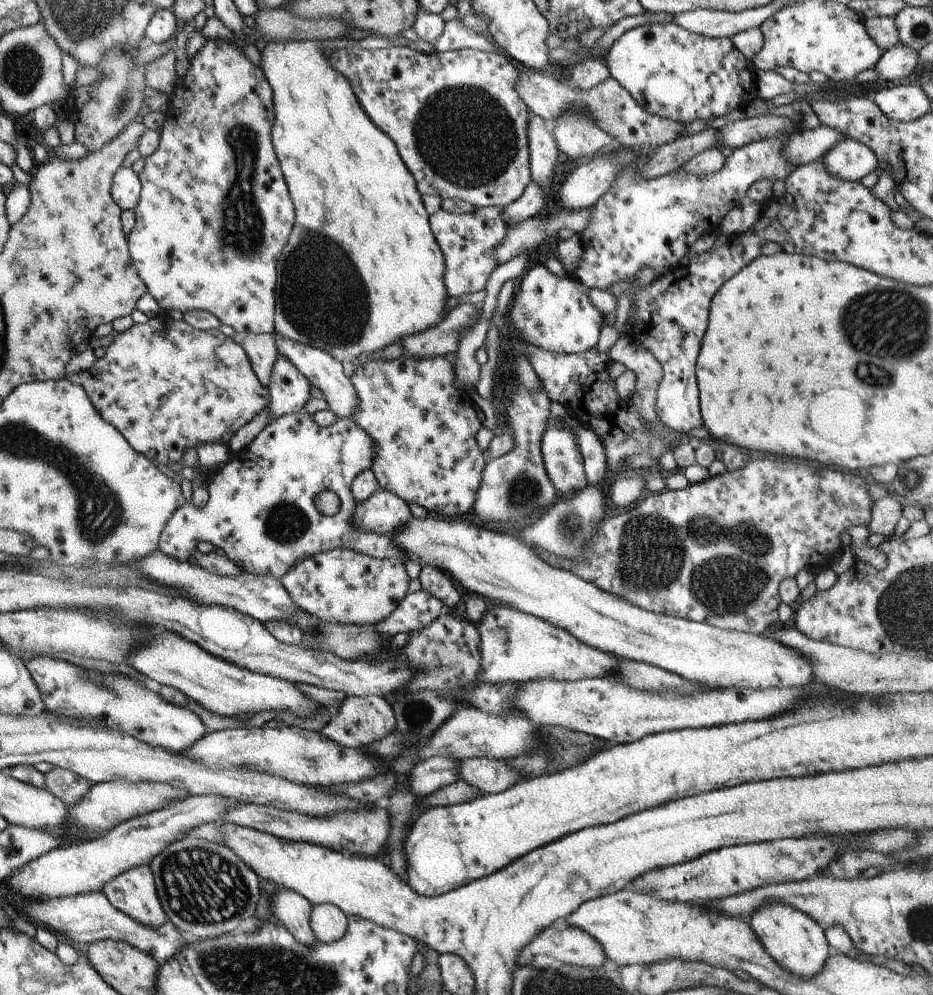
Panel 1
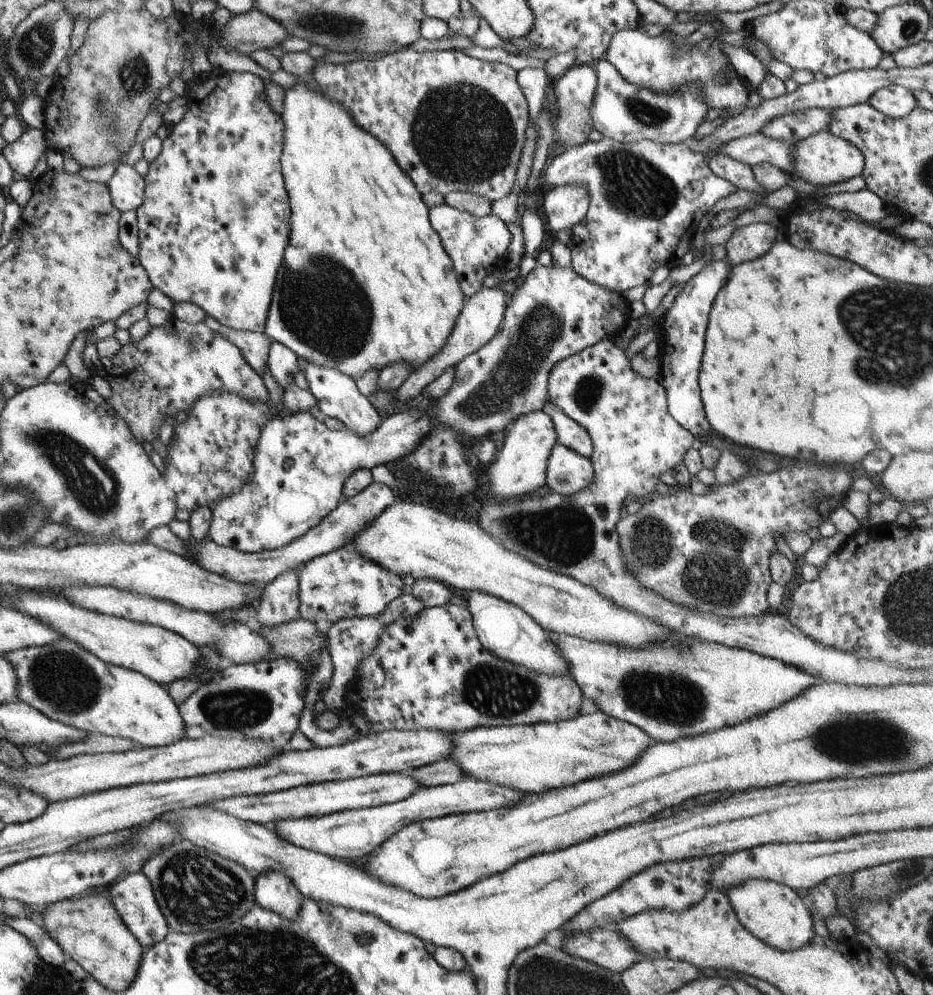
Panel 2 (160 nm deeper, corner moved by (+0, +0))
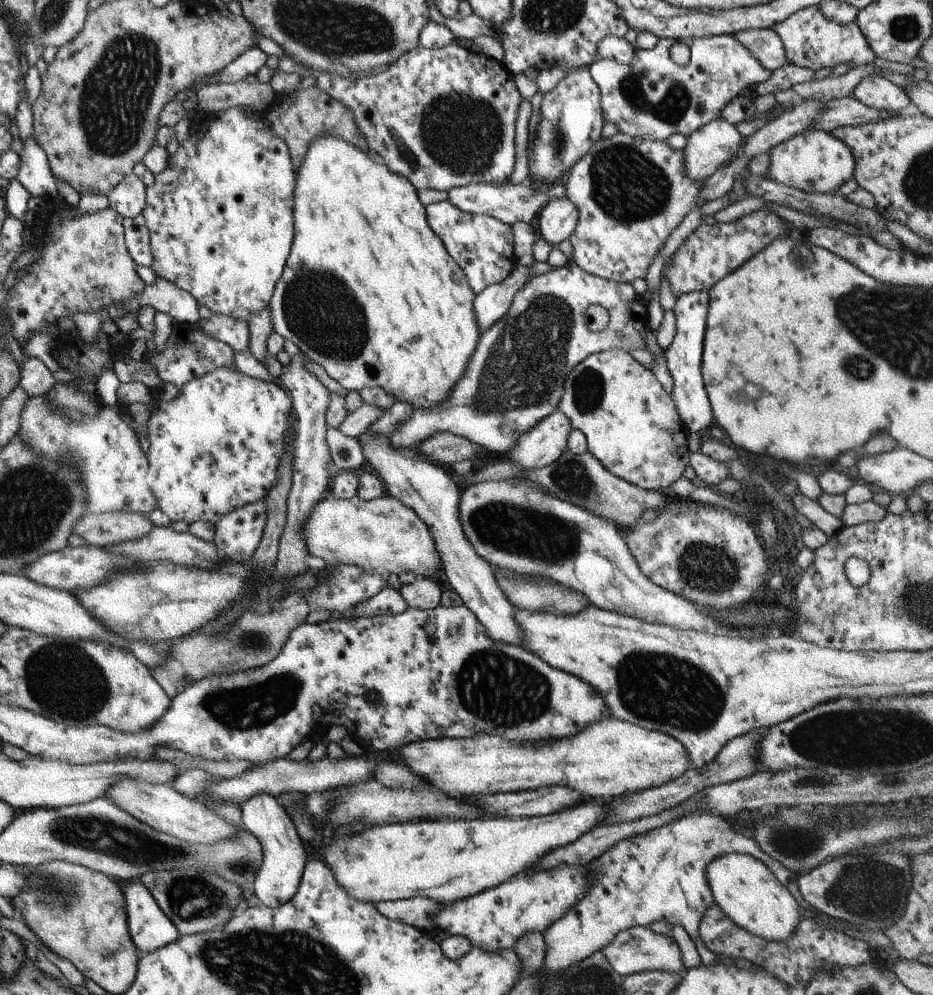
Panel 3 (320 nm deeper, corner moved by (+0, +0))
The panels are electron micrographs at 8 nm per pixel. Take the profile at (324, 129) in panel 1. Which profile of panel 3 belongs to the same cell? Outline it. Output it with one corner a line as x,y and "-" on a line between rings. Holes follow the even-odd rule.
337,137
313,139
294,175
292,241
281,276
275,283
267,306
270,308
273,331
282,336
283,340
293,342
304,356
319,364
327,376
343,388
359,392
364,388
379,387
389,393
395,402
407,402
415,411
436,407
448,399
453,385
465,372
480,335
472,305
475,294
470,289
464,272
447,254
443,243
426,223
426,212
416,191
405,177
391,172
371,152
364,153

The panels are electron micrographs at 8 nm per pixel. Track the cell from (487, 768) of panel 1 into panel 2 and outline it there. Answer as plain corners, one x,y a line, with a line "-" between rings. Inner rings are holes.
449,759
426,764
409,772
419,787
438,787
467,778

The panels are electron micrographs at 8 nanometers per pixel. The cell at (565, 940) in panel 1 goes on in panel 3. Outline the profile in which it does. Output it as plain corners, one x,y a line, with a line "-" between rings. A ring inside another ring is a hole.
631,927
619,931
601,952
614,971
624,977
647,971
665,971
681,975
684,970
682,954
675,939
669,935
653,932
649,927

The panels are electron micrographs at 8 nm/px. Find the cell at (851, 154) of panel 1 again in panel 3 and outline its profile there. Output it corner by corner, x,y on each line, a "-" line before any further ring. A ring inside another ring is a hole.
813,128
772,146
768,157
768,169
761,177
804,193
835,193
841,184
851,178
854,169
849,147
829,132

